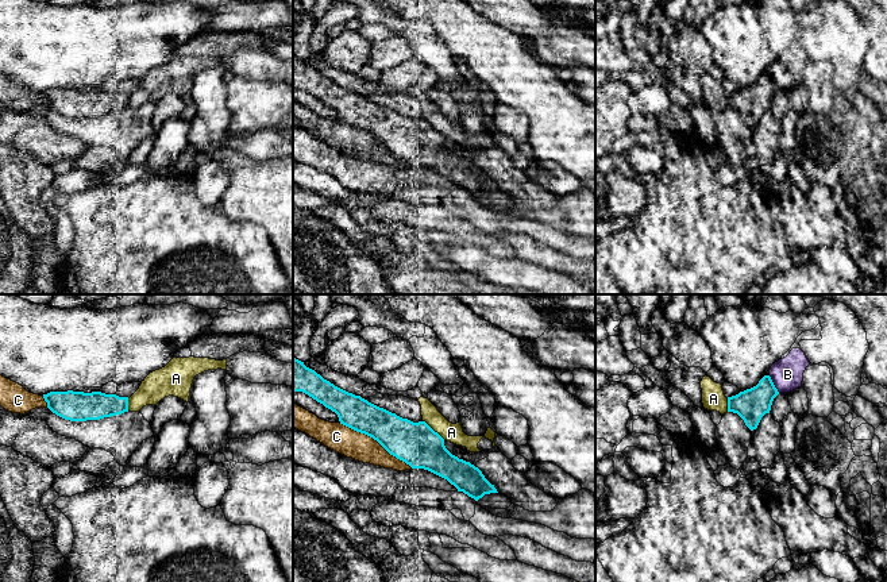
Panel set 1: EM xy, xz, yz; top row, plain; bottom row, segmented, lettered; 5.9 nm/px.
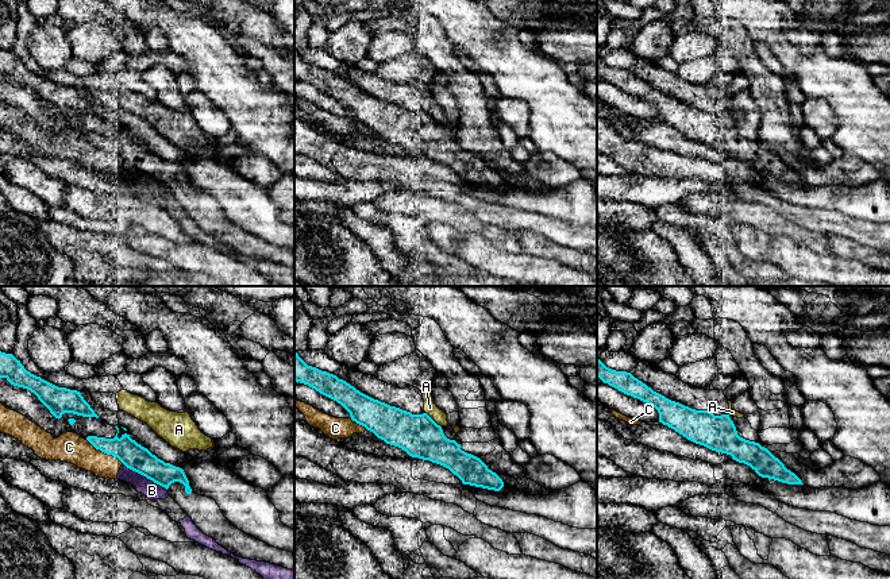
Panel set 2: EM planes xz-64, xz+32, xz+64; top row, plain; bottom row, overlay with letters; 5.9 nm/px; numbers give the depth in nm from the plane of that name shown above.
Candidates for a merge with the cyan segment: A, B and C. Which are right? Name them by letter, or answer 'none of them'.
none of them

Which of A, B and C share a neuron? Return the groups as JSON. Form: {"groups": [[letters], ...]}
{"groups": [["A"], ["B", "C"]]}

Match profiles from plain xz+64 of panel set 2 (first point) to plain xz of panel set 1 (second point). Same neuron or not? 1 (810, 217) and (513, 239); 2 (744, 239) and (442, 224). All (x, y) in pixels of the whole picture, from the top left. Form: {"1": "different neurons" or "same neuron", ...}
{"1": "different neurons", "2": "different neurons"}

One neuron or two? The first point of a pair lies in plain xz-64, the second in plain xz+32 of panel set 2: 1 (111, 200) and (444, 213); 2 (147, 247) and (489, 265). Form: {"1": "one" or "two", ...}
{"1": "one", "2": "one"}

